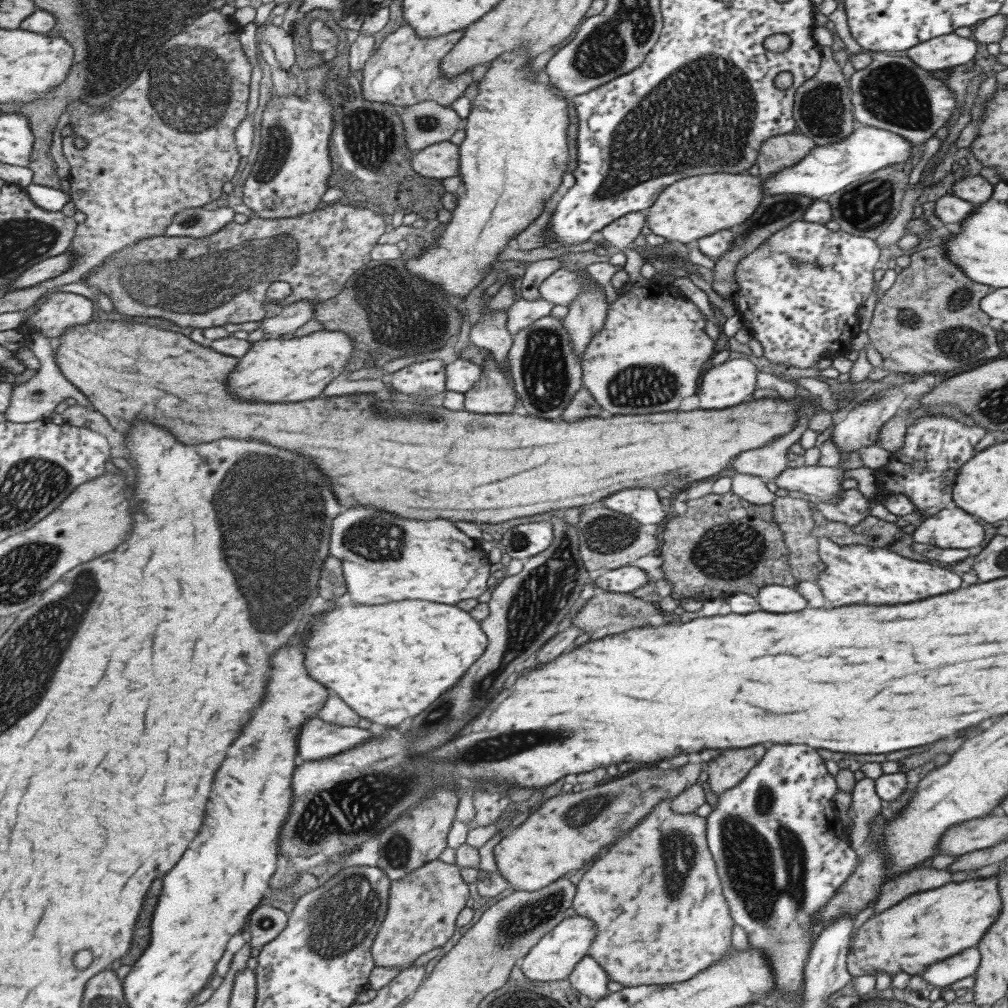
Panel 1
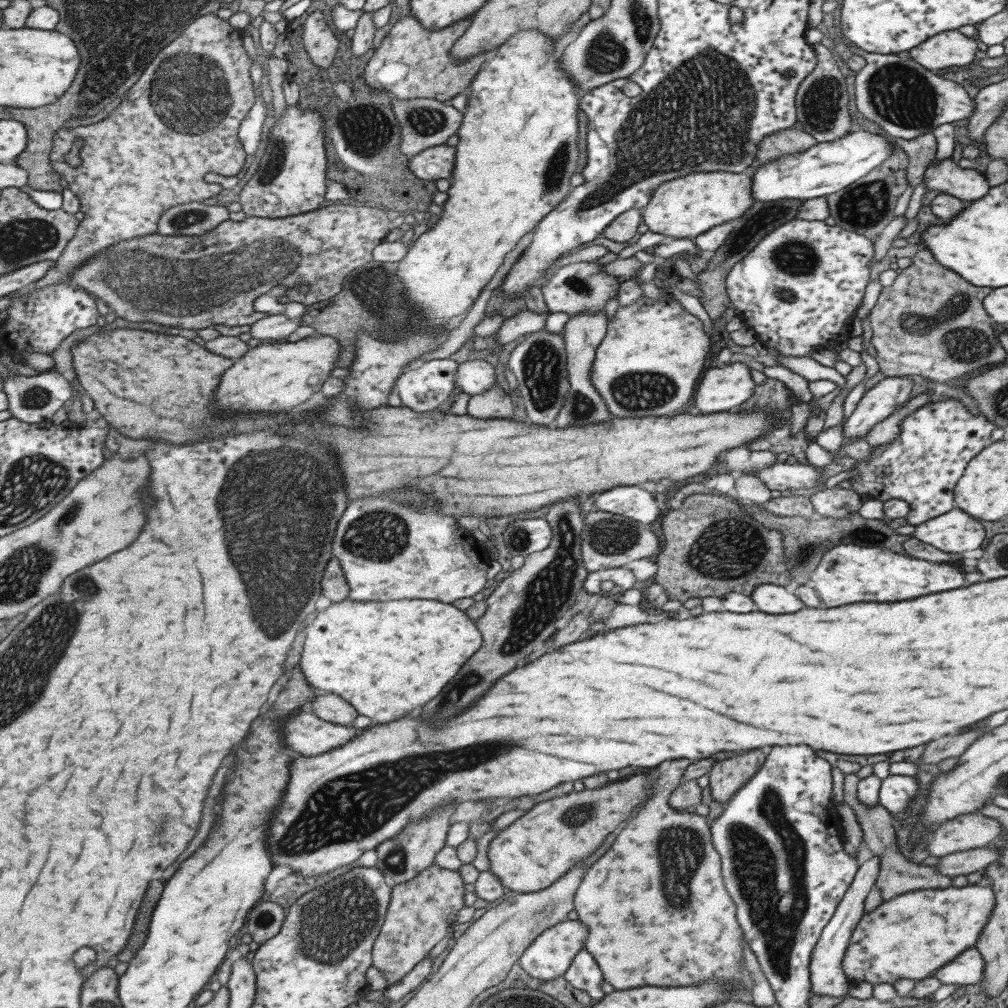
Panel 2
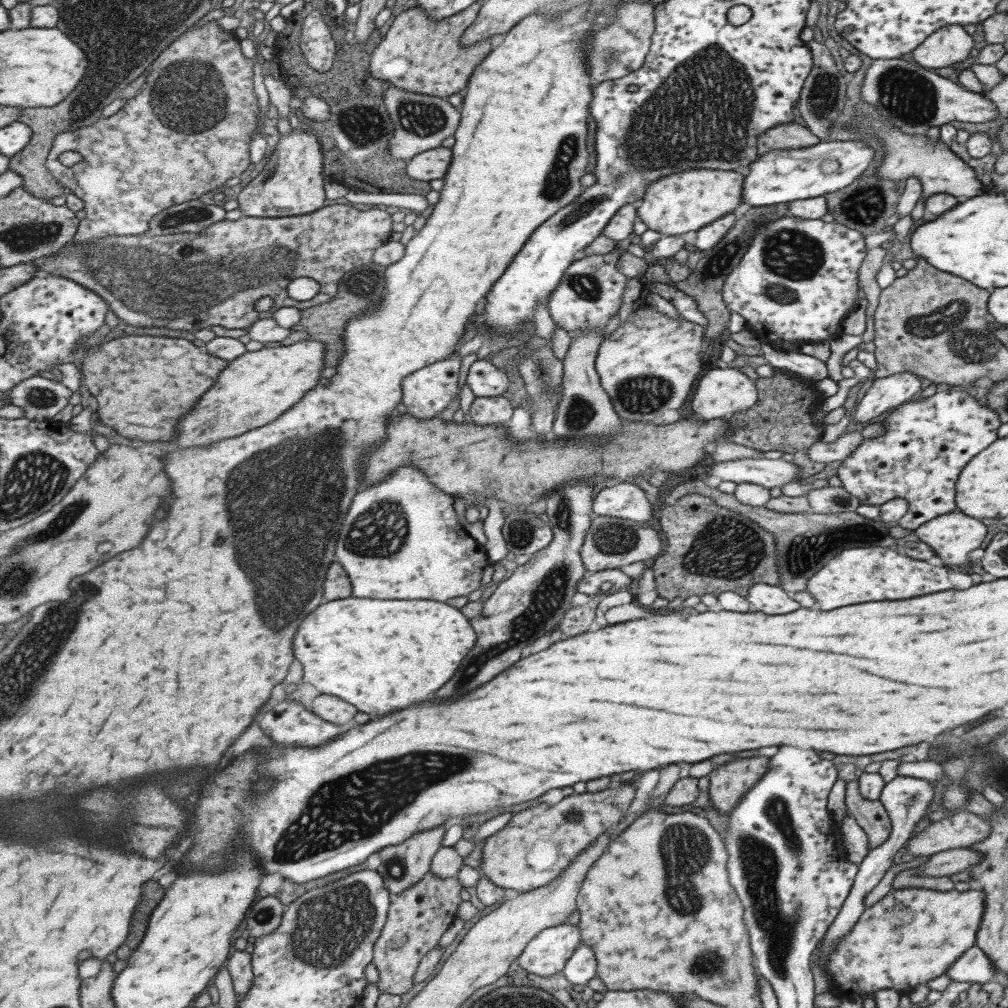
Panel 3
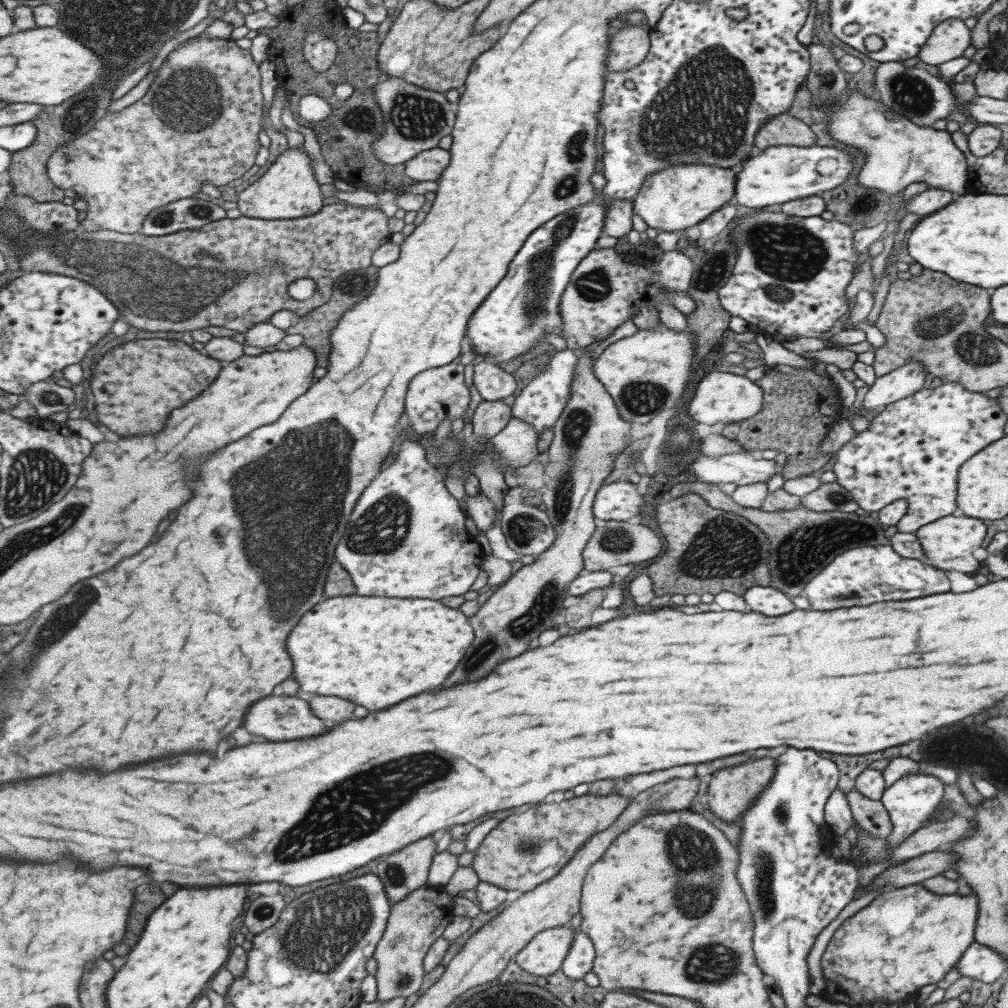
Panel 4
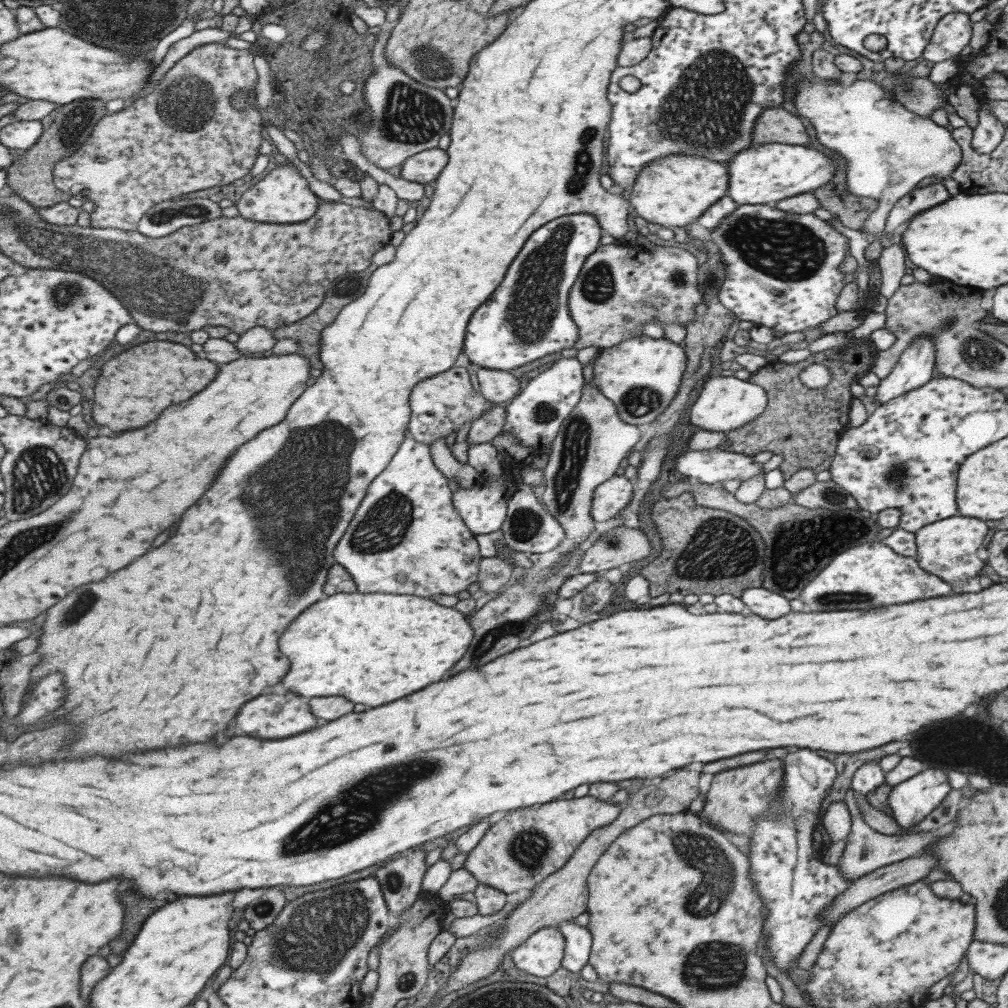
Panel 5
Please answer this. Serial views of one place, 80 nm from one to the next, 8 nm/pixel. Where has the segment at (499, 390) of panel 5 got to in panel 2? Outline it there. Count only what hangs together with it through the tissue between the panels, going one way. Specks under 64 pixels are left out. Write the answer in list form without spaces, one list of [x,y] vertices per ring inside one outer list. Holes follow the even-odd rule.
[[[481,359],[459,363],[454,370],[453,386],[469,396],[482,393],[497,385],[493,367]]]

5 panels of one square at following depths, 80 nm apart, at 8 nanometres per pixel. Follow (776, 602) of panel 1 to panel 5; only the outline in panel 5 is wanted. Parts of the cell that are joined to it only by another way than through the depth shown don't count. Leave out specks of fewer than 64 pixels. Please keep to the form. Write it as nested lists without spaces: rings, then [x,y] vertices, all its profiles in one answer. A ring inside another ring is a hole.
[[[763,588],[745,590],[740,599],[751,613],[763,616],[765,620],[767,618],[773,620],[789,612],[789,601],[784,596],[779,596],[775,592],[767,592]]]

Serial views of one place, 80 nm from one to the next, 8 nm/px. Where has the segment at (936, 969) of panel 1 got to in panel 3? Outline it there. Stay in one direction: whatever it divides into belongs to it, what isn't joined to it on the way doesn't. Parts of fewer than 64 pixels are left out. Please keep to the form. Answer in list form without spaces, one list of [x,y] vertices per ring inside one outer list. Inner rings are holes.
[[[971,946],[944,972],[953,982],[986,983],[996,974],[992,962],[977,946]]]

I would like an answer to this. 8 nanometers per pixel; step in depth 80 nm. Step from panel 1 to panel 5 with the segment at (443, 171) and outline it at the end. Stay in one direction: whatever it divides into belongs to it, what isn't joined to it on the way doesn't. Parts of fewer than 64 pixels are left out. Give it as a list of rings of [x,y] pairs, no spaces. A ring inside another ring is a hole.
[[[437,147],[418,152],[401,163],[401,178],[421,185],[431,184],[447,159],[447,153]]]

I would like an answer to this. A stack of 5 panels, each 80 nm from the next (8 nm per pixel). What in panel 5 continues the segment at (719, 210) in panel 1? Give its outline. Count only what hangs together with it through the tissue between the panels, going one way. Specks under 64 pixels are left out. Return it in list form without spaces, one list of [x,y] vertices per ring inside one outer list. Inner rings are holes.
[[[672,154],[652,160],[639,171],[626,194],[628,205],[638,217],[660,227],[687,228],[707,208],[726,195],[728,170],[724,165],[702,156]]]

